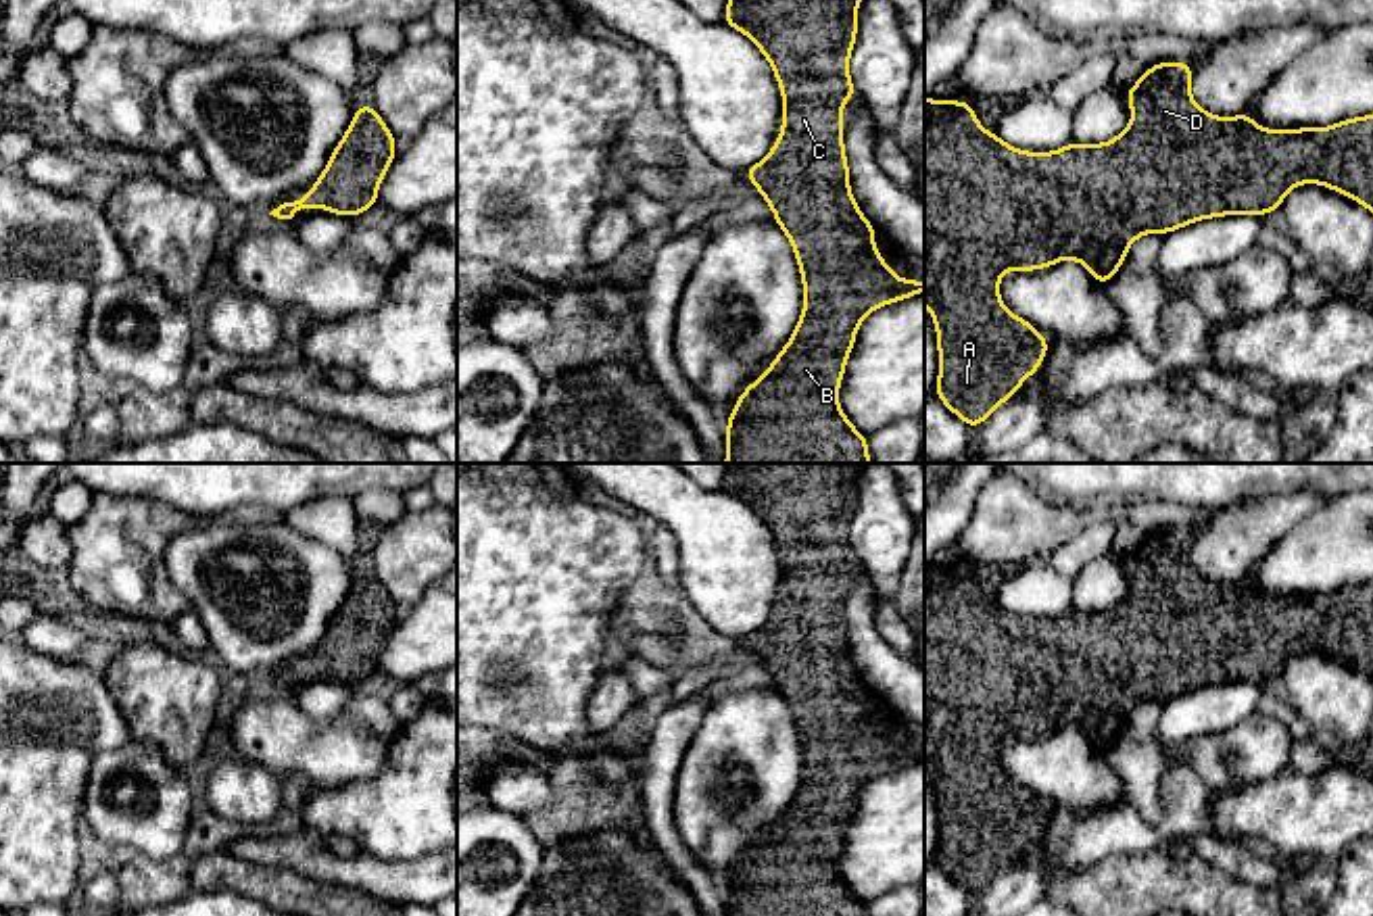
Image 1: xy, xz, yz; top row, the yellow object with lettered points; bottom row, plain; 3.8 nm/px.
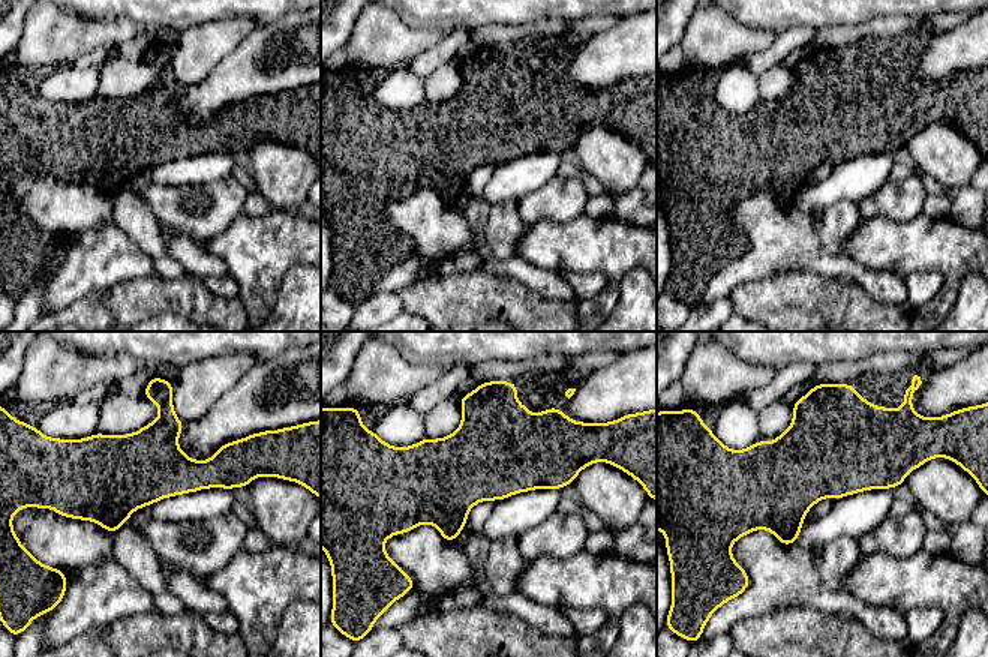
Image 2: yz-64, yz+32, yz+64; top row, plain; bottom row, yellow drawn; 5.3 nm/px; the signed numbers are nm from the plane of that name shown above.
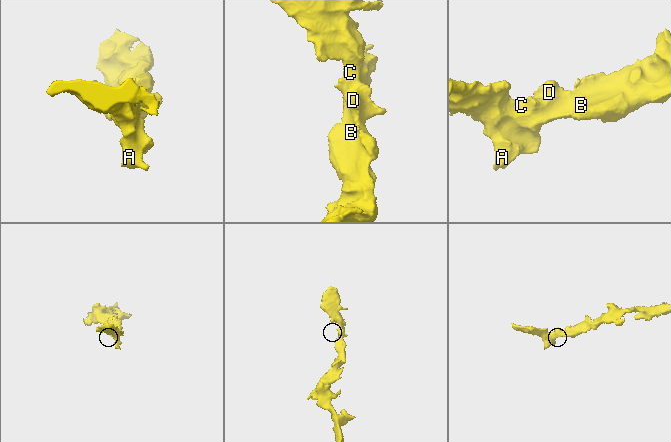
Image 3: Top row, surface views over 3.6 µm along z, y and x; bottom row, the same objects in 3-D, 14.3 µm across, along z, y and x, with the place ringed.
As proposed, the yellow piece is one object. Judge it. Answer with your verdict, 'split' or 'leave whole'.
leave whole

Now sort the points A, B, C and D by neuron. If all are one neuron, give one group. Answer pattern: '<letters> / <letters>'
A B C D

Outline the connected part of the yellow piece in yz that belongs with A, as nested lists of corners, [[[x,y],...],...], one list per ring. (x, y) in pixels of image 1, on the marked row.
[[[1185,61],[1156,63],[1146,69],[1137,83],[1125,90],[1127,104],[1133,111],[1129,125],[1112,140],[1102,144],[1070,142],[1052,152],[1027,152],[1006,144],[997,134],[987,131],[977,115],[974,104],[966,100],[935,100],[924,98],[924,305],[931,311],[937,332],[939,373],[935,396],[970,430],[977,430],[985,419],[1025,384],[1025,380],[1039,371],[1047,355],[1050,340],[1041,336],[1033,323],[1014,315],[999,298],[999,278],[1010,271],[1047,269],[1064,259],[1073,259],[1087,267],[1089,275],[1108,286],[1114,273],[1125,265],[1129,246],[1146,236],[1166,236],[1179,227],[1187,227],[1202,219],[1217,219],[1225,215],[1254,215],[1262,217],[1271,211],[1281,211],[1283,198],[1292,188],[1302,184],[1321,184],[1327,190],[1340,192],[1350,200],[1367,207],[1373,213],[1373,115],[1350,117],[1327,127],[1296,127],[1296,129],[1267,129],[1250,119],[1248,109],[1237,117],[1217,117],[1198,106],[1191,98],[1194,67]]]

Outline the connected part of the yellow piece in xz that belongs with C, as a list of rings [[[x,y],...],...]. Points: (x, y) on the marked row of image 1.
[[[728,0],[720,23],[745,33],[768,58],[782,94],[780,136],[770,152],[743,175],[757,188],[789,238],[803,284],[799,321],[768,369],[737,399],[726,421],[724,463],[870,463],[868,436],[856,430],[839,405],[847,357],[860,323],[874,309],[924,292],[924,280],[897,278],[874,246],[876,227],[864,217],[849,186],[843,142],[843,104],[856,98],[849,56],[858,42],[856,13],[862,0]]]

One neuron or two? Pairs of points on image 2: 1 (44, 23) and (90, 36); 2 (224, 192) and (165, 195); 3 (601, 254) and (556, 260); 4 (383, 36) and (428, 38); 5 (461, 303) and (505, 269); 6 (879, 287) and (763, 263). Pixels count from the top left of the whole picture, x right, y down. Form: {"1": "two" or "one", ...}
{"1": "one", "2": "one", "3": "one", "4": "one", "5": "two", "6": "one"}

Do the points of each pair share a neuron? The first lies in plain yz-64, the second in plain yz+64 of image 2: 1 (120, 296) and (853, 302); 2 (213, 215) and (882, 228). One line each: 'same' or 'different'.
1: same
2: different

